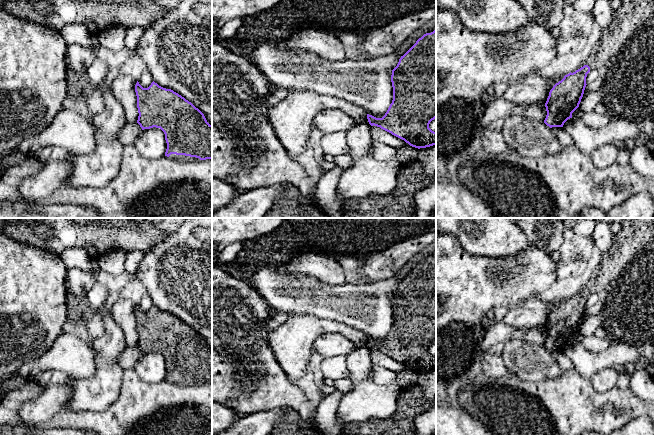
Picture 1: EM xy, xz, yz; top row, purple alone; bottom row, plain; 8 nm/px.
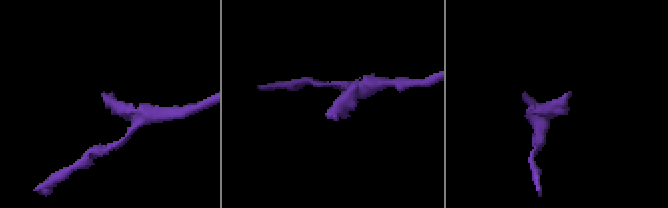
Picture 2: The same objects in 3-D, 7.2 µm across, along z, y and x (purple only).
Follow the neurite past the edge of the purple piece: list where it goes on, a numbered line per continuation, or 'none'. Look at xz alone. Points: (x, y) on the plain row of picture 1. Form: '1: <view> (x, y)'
none

